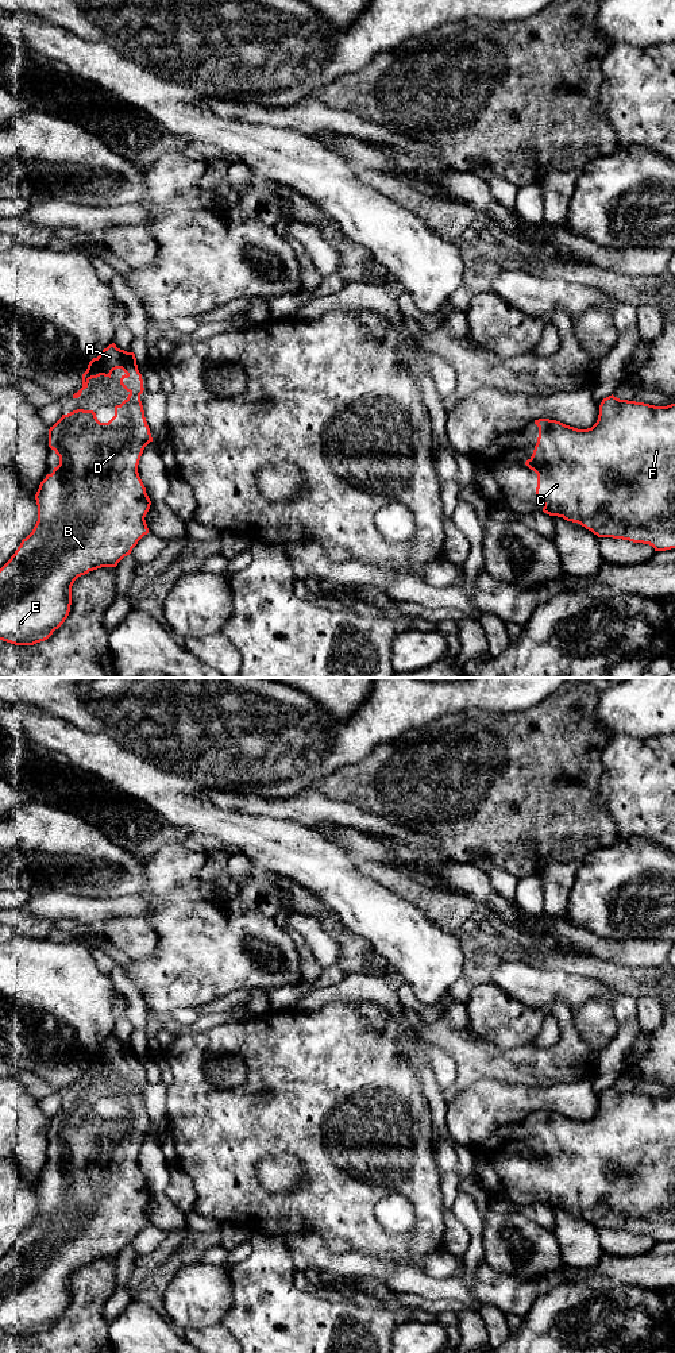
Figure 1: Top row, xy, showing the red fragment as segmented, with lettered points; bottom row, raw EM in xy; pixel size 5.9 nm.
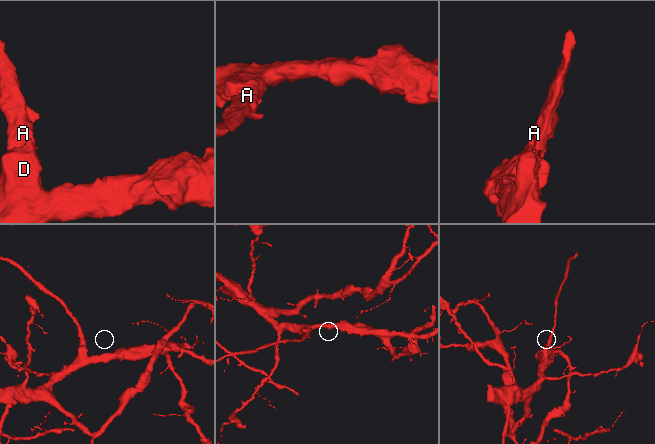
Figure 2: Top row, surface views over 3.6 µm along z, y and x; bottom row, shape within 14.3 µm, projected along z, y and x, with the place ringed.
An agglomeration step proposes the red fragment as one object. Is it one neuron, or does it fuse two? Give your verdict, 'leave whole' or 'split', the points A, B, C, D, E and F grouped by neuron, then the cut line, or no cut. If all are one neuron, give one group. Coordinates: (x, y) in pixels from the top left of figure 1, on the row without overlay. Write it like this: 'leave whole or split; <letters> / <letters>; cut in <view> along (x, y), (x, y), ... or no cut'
leave whole; A B C D E F; no cut

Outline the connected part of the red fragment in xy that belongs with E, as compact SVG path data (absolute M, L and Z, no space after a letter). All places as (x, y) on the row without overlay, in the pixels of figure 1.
M109 1036L89 1053L82 1065L82 1079L73 1090L81 1087L92 1069L111 1069L116 1060L126 1064L120 1076L130 1086L115 1098L115 1107L108 1114L100 1114L93 1102L77 1100L62 1106L49 1121L49 1138L59 1148L59 1156L46 1167L35 1186L38 1213L32 1223L0 1260L3 1333L34 1337L47 1331L69 1307L74 1272L101 1258L116 1258L148 1225L144 1209L151 1192L138 1156L153 1129L140 1092L144 1079L135 1045Z

